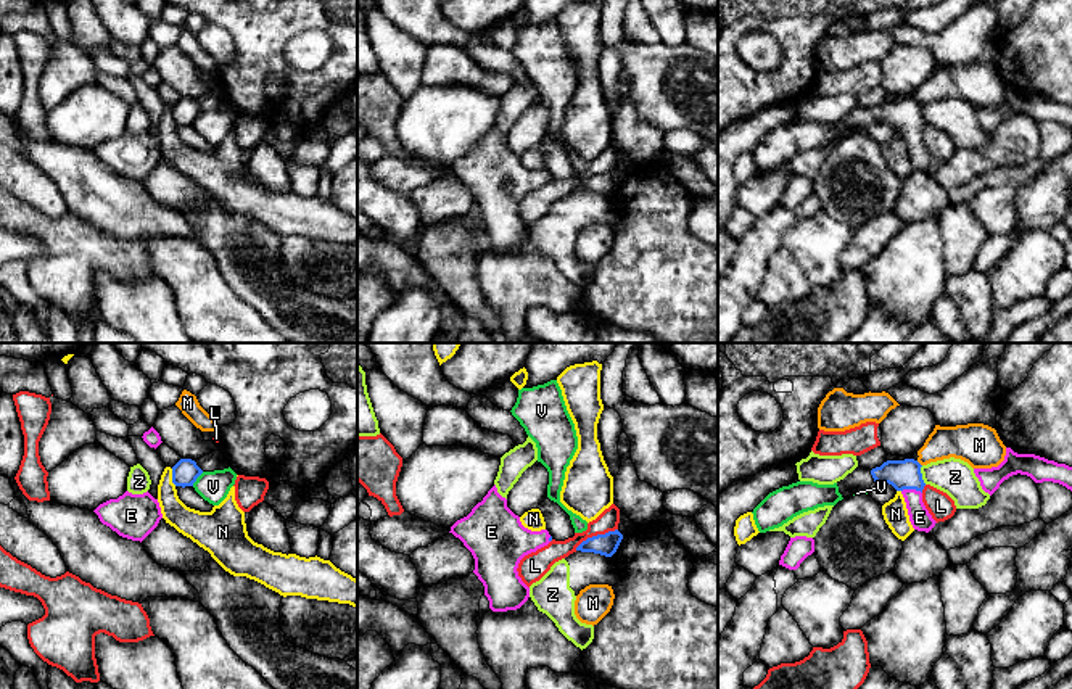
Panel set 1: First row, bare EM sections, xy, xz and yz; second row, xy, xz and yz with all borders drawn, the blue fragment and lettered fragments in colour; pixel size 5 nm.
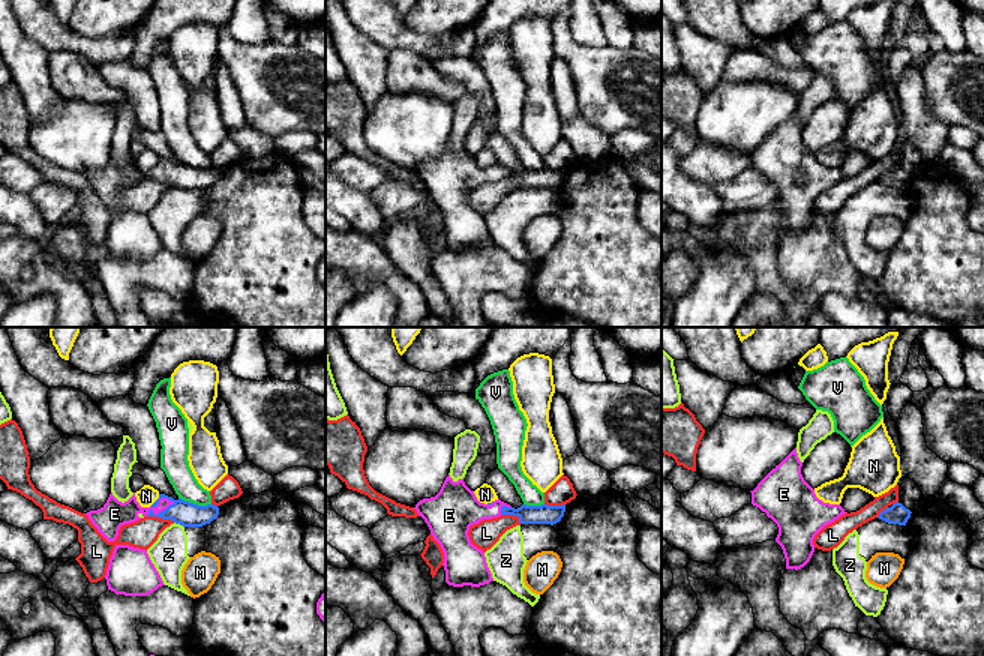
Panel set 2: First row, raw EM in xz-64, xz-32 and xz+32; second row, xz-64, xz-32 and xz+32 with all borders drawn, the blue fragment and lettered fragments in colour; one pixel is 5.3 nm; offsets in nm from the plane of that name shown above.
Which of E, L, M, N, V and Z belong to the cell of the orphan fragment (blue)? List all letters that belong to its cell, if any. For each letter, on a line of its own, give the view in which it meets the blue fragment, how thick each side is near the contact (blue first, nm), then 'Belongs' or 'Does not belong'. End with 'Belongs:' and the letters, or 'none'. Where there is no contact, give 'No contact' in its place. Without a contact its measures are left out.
E: Touches blue in yz. Thickness 140 nm (blue) against 110 nm. Belongs
L: Touches blue in xz. Thickness 110 nm (blue) against 100 nm. Does not belong
M: Touches blue in yz. Thickness 140 nm (blue) against 180 nm. Does not belong
N: Touches blue in xy. Thickness 130 nm (blue) against 140 nm. Does not belong
V: Touches blue in xy. Thickness 130 nm (blue) against 160 nm. Does not belong
Z: Touches blue in yz. Thickness 140 nm (blue) against 190 nm. Does not belong
Belongs: E

